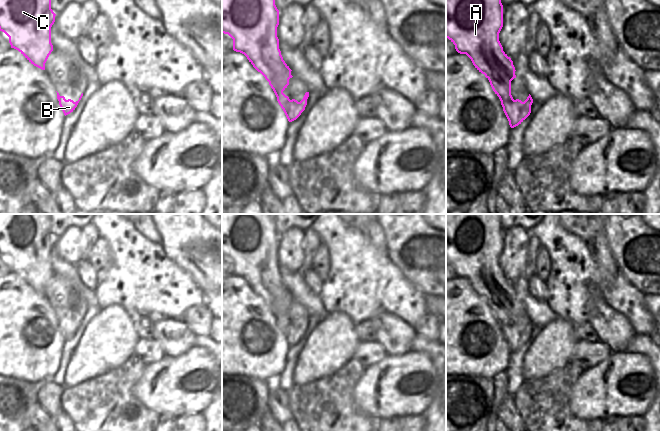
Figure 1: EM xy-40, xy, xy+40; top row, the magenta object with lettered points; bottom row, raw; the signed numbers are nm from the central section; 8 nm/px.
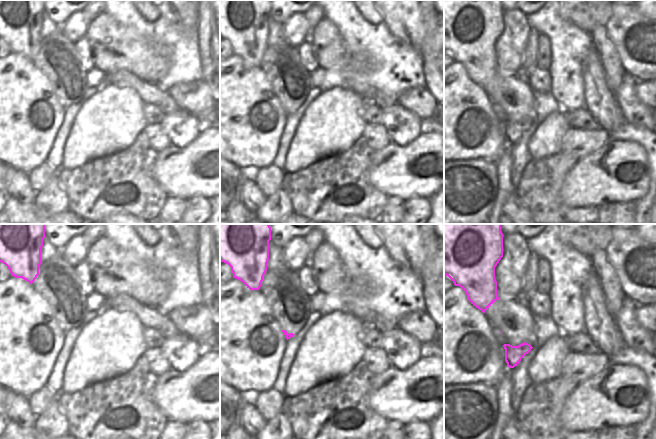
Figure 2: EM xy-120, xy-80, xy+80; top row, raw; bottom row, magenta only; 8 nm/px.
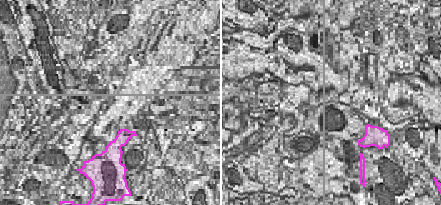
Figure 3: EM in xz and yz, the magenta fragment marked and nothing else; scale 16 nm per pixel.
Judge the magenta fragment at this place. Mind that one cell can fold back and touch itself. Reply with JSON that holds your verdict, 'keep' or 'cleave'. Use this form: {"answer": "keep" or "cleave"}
{"answer": "cleave"}

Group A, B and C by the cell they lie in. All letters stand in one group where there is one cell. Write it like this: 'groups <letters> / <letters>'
groups A C / B

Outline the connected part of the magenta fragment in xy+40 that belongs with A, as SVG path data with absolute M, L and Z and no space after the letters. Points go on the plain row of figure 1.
M446 214L446 262L460 278L466 278L475 292L492 306L496 298L501 297L501 285L511 282L503 275L499 257L503 251L503 229L499 214Z

